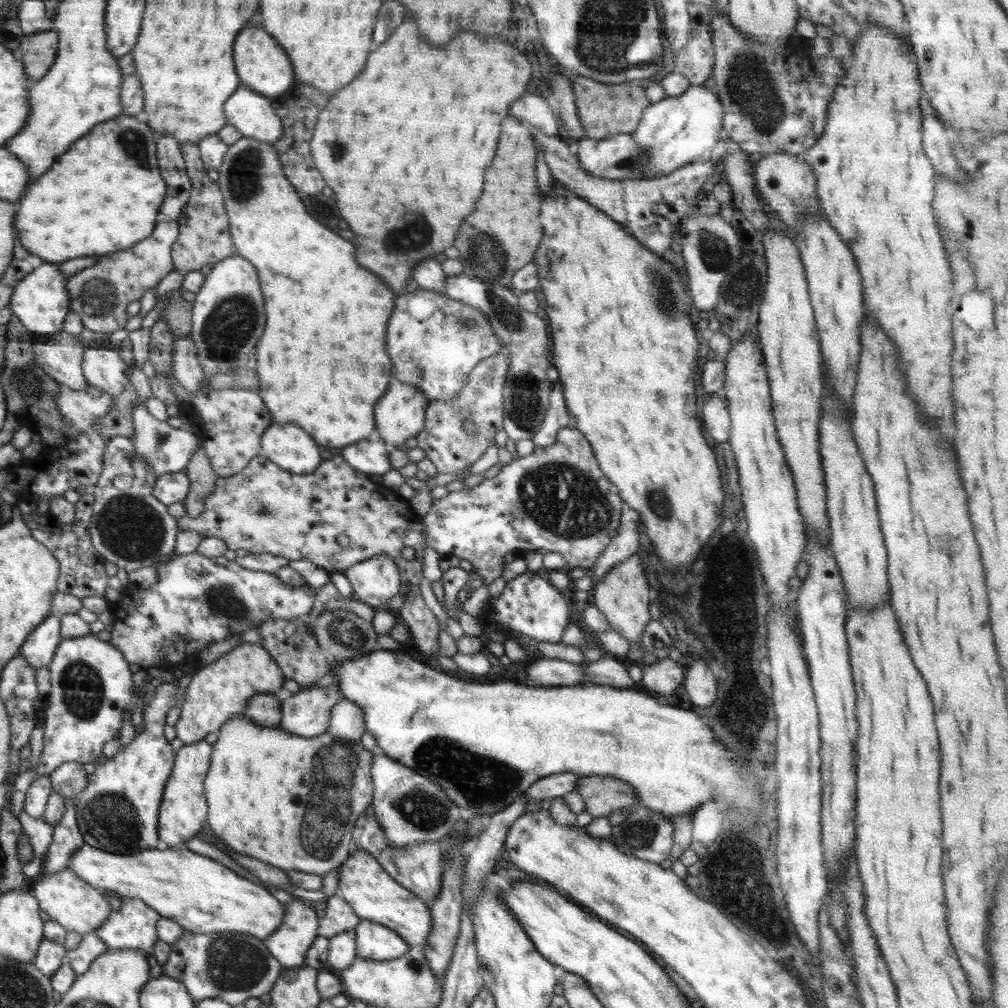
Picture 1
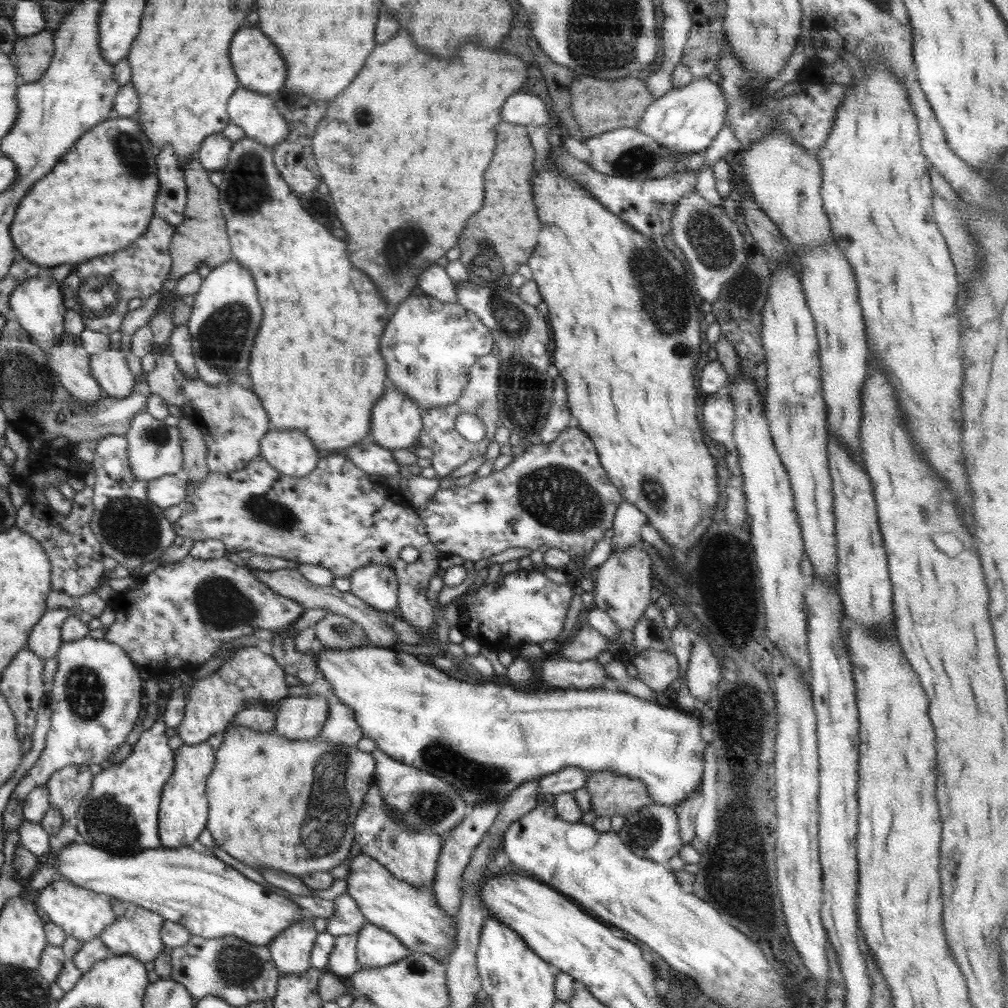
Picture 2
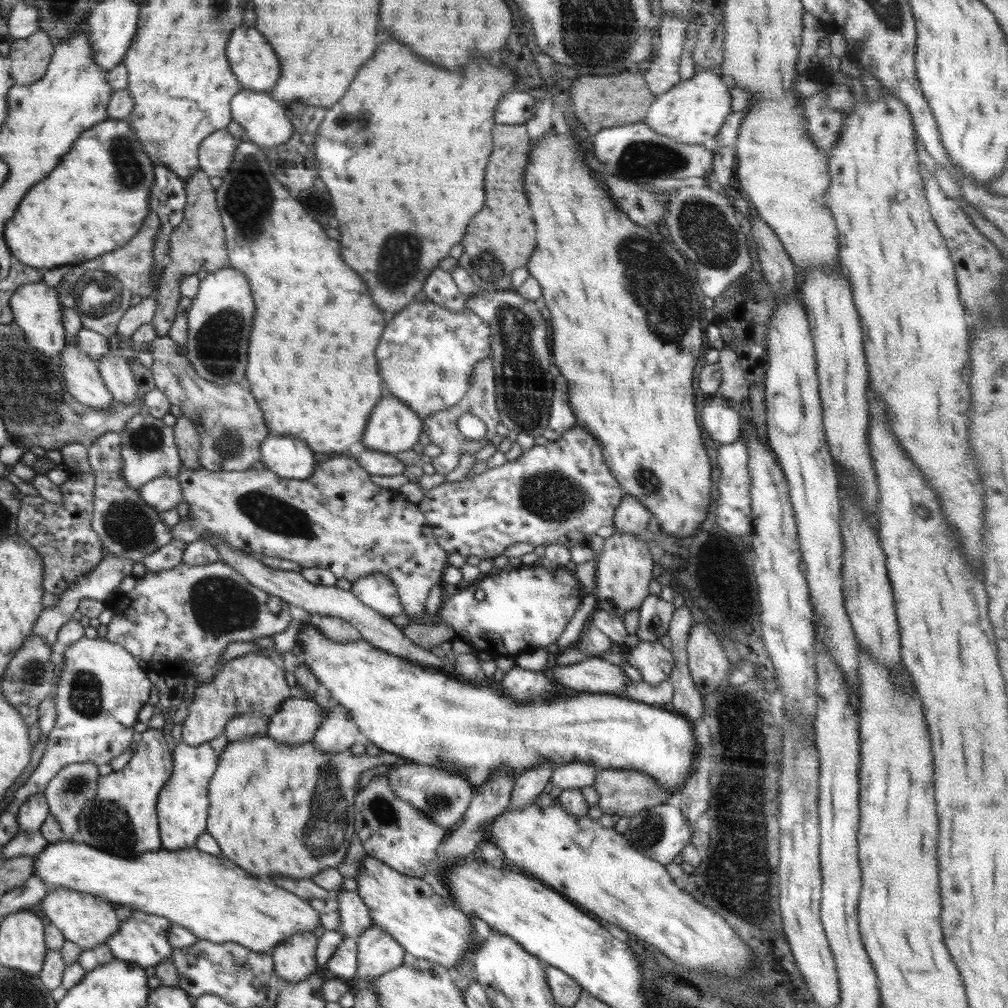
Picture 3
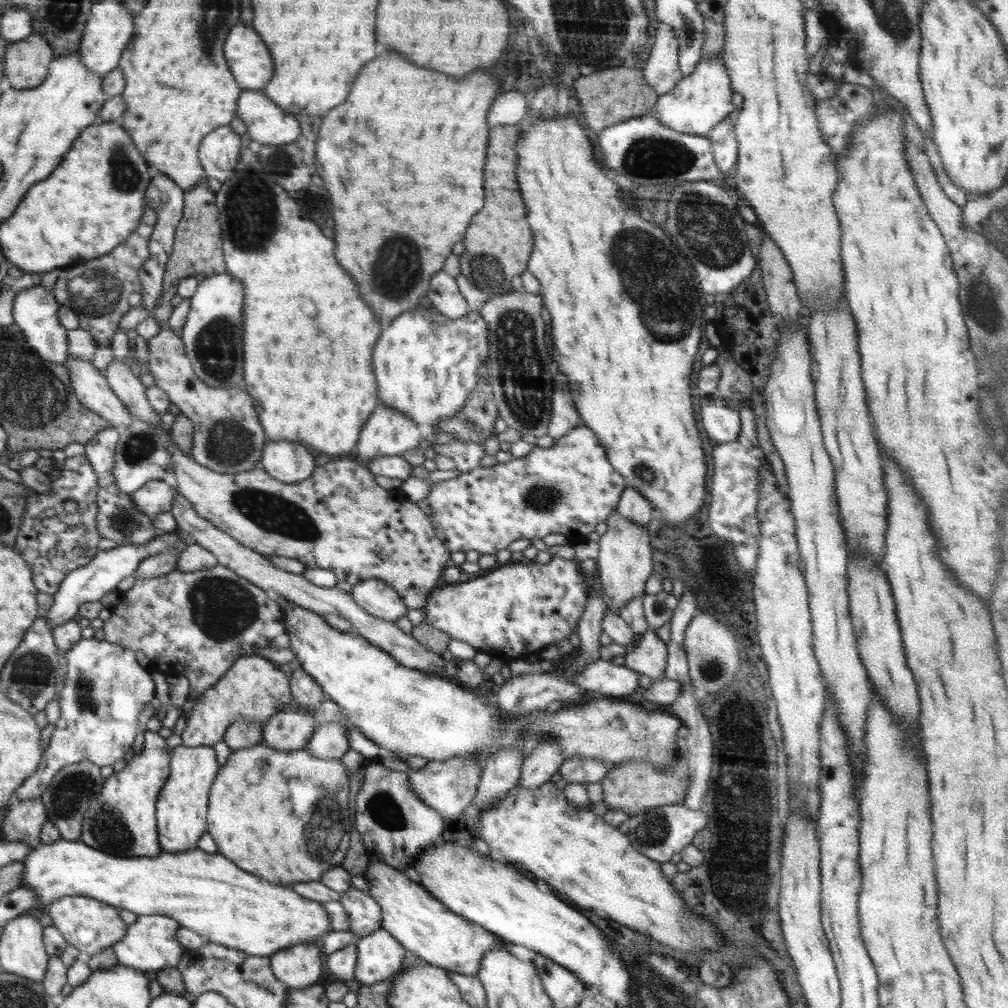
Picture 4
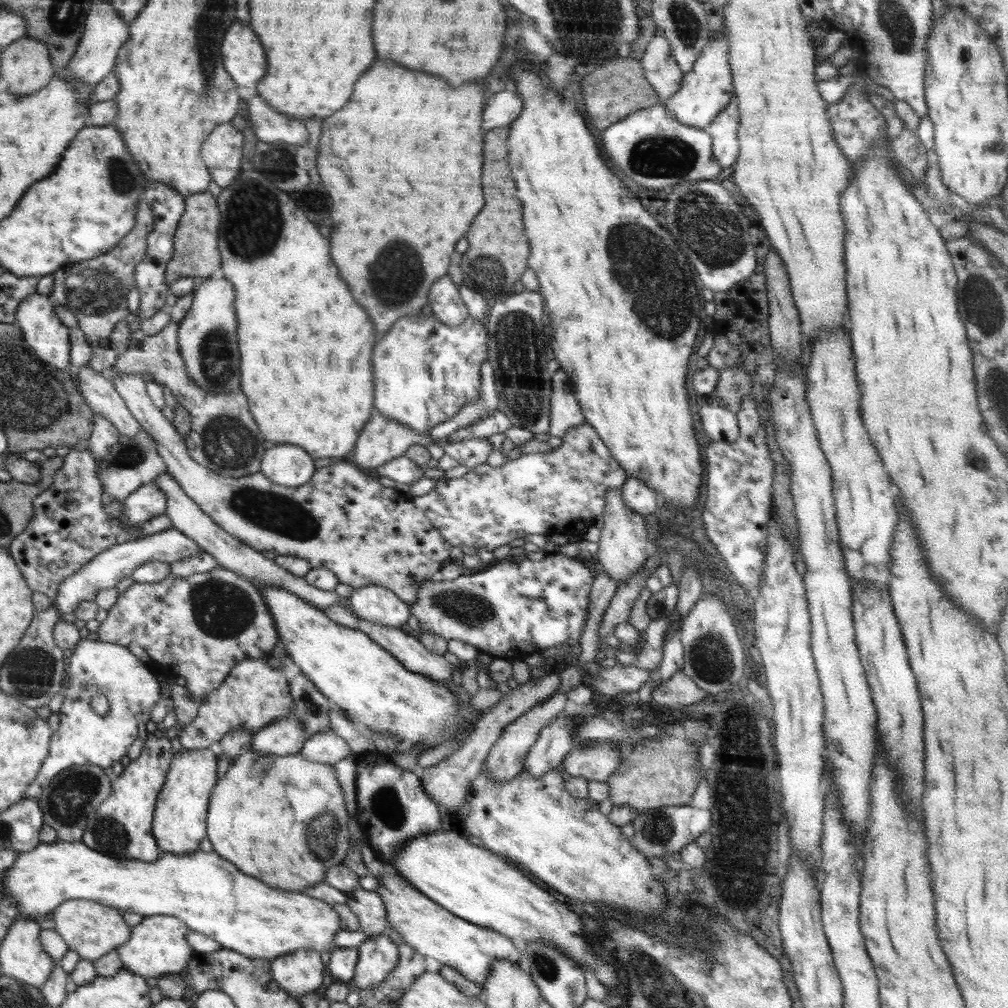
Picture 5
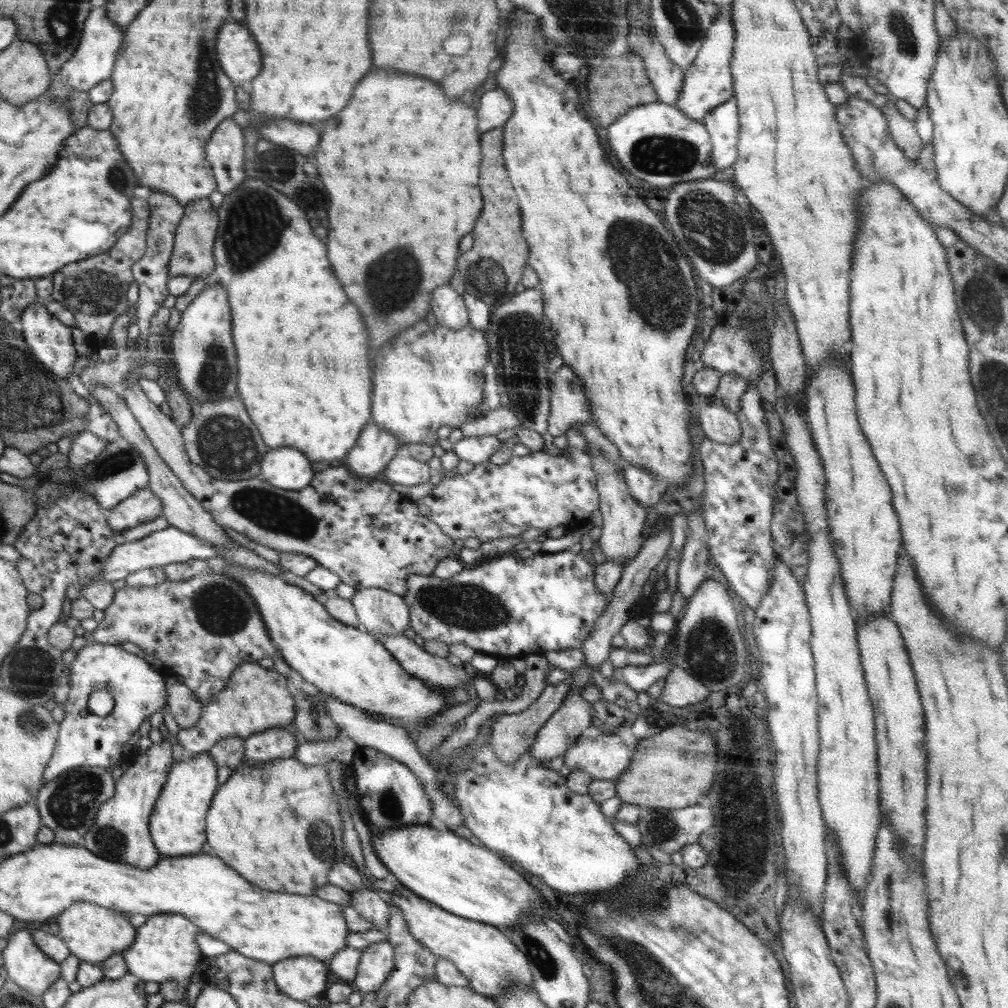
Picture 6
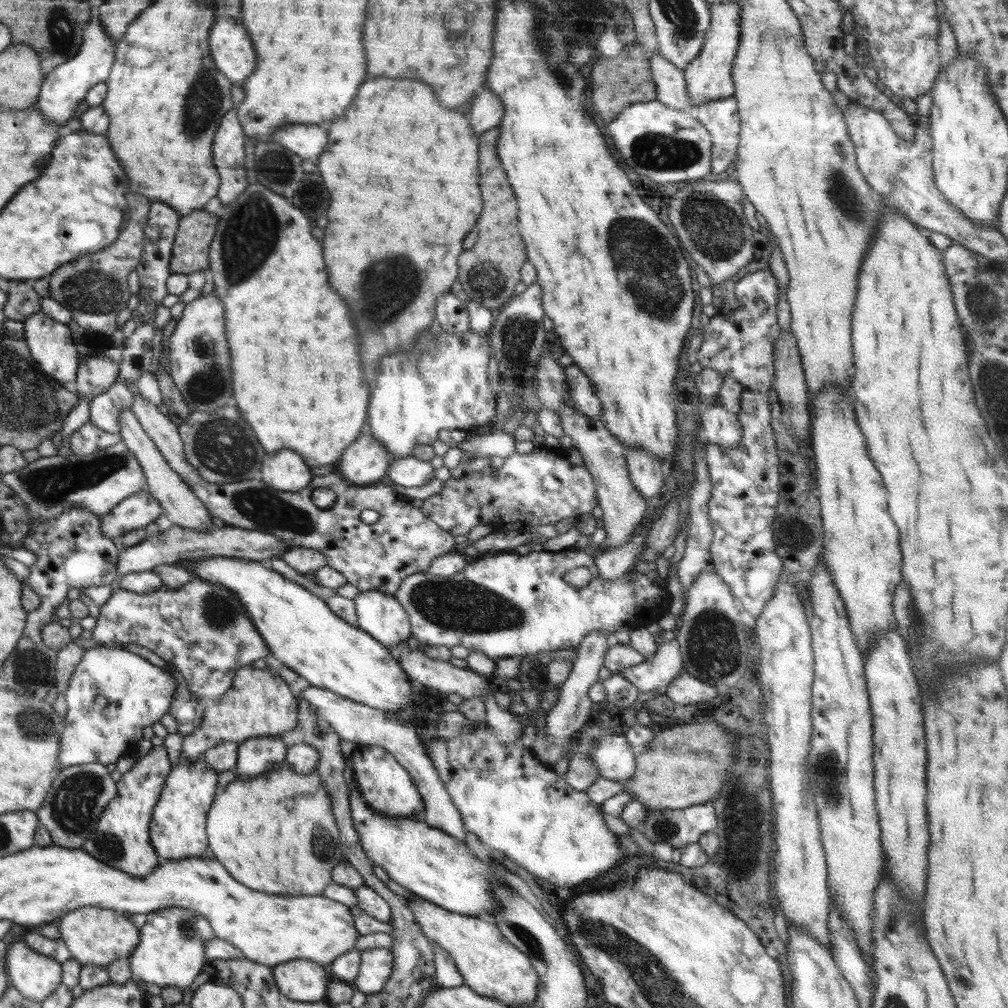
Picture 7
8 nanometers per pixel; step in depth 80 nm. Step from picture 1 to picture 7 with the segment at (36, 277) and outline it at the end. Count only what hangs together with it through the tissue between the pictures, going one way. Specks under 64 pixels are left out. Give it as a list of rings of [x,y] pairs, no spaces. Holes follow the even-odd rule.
[[[41,310],[29,316],[23,321],[23,324],[23,338],[28,343],[29,351],[37,359],[37,363],[41,366],[41,369],[52,378],[58,379],[58,382],[62,382],[62,384],[66,382],[66,384],[73,385],[77,380],[76,370],[79,370],[78,352],[74,348],[68,324],[56,322],[56,319],[50,318],[48,314]]]

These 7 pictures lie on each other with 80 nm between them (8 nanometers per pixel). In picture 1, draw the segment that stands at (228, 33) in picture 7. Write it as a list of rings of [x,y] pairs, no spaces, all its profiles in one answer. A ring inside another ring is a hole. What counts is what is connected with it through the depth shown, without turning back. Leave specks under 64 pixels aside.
[[[246,28],[238,34],[234,42],[234,64],[242,86],[254,90],[268,98],[286,93],[294,83],[294,69],[288,55],[270,34],[260,28]]]

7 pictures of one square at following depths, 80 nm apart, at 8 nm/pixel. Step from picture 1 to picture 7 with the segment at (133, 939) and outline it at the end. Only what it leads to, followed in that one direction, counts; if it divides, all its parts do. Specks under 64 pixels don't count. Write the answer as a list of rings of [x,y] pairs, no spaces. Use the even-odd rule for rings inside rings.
[[[168,907],[147,915],[146,924],[140,928],[140,943],[130,955],[129,966],[134,977],[161,988],[176,987],[182,991],[190,988],[208,961],[204,945],[215,938],[208,919],[187,908]]]

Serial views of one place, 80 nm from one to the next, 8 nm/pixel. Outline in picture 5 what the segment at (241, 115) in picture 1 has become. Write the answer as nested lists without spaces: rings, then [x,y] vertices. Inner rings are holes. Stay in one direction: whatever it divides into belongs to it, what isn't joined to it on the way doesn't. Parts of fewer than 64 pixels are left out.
[[[258,94],[254,98],[244,101],[247,102],[248,112],[250,112],[245,118],[248,121],[248,126],[251,126],[252,130],[254,130],[258,140],[274,144],[296,144],[296,146],[304,146],[309,141],[309,132],[307,128],[304,128],[304,123],[301,119],[278,112]]]

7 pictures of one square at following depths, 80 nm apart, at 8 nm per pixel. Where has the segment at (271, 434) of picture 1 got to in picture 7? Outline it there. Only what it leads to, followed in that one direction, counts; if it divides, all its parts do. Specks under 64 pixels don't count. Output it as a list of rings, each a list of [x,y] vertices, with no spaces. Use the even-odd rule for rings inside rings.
[[[282,450],[278,454],[266,456],[262,462],[261,474],[261,480],[266,485],[292,492],[302,490],[314,478],[304,458],[292,450]]]

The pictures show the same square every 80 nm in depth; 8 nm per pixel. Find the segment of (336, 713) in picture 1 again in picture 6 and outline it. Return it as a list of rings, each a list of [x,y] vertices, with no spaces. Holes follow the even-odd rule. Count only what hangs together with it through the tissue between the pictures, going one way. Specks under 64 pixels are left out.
[[[338,736],[334,740],[306,741],[305,744],[297,746],[292,757],[308,766],[325,765],[327,762],[333,760],[350,764],[358,747],[350,738]]]

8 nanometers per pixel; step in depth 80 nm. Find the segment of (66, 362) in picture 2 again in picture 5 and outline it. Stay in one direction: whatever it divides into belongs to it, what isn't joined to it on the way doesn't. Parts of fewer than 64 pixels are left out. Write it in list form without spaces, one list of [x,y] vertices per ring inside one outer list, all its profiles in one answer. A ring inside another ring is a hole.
[[[84,365],[77,372],[75,382],[82,391],[87,405],[96,414],[110,419],[121,435],[134,438],[141,432],[141,423],[133,417],[125,399],[118,394],[111,379],[107,379],[104,374]]]

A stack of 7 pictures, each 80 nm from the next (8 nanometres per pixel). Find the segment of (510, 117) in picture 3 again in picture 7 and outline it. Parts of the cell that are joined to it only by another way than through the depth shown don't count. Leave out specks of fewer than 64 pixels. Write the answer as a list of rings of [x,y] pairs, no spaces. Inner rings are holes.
[[[481,89],[476,98],[472,99],[467,106],[470,106],[468,108],[469,121],[472,132],[476,136],[498,127],[505,111],[500,97],[496,97],[487,89]]]

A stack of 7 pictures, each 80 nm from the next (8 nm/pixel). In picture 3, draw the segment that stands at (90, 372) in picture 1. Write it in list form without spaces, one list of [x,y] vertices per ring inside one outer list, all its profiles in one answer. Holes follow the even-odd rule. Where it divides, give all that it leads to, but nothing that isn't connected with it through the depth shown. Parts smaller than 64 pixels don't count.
[[[110,353],[102,355],[97,360],[97,366],[114,400],[131,404],[139,398],[135,376],[132,376],[131,366],[124,358]]]

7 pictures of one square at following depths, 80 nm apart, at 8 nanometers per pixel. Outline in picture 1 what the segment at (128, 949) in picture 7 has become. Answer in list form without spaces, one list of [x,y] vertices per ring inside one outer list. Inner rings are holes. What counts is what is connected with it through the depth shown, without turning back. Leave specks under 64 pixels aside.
[[[65,868],[54,874],[42,874],[32,884],[30,889],[41,903],[42,910],[48,913],[52,921],[58,922],[66,931],[72,931],[82,937],[98,930],[110,918],[110,906],[104,898],[104,890],[90,886],[73,870]]]

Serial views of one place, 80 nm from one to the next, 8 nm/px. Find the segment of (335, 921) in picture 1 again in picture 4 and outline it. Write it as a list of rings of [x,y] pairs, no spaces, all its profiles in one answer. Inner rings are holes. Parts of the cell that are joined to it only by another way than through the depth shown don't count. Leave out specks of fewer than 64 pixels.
[[[350,887],[341,893],[338,900],[348,914],[348,932],[366,937],[381,929],[382,909],[367,890]]]

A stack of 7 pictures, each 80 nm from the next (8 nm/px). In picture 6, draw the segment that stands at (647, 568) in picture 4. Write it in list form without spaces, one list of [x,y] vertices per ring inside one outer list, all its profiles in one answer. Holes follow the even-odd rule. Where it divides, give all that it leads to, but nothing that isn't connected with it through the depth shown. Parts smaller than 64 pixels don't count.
[[[594,420],[573,424],[570,431],[586,439],[588,449],[590,449],[590,458],[594,460],[594,473],[598,475],[597,491],[604,524],[602,525],[602,534],[596,545],[600,546],[602,554],[607,559],[622,563],[624,568],[625,563],[632,561],[643,545],[644,537],[642,531],[644,530],[644,524],[646,524],[648,510],[642,508],[630,496],[630,491],[624,482],[625,474],[616,474],[616,467],[624,465],[622,457],[618,454],[618,450],[614,448],[614,444],[610,444],[608,439],[604,438],[604,434],[600,432]]]

